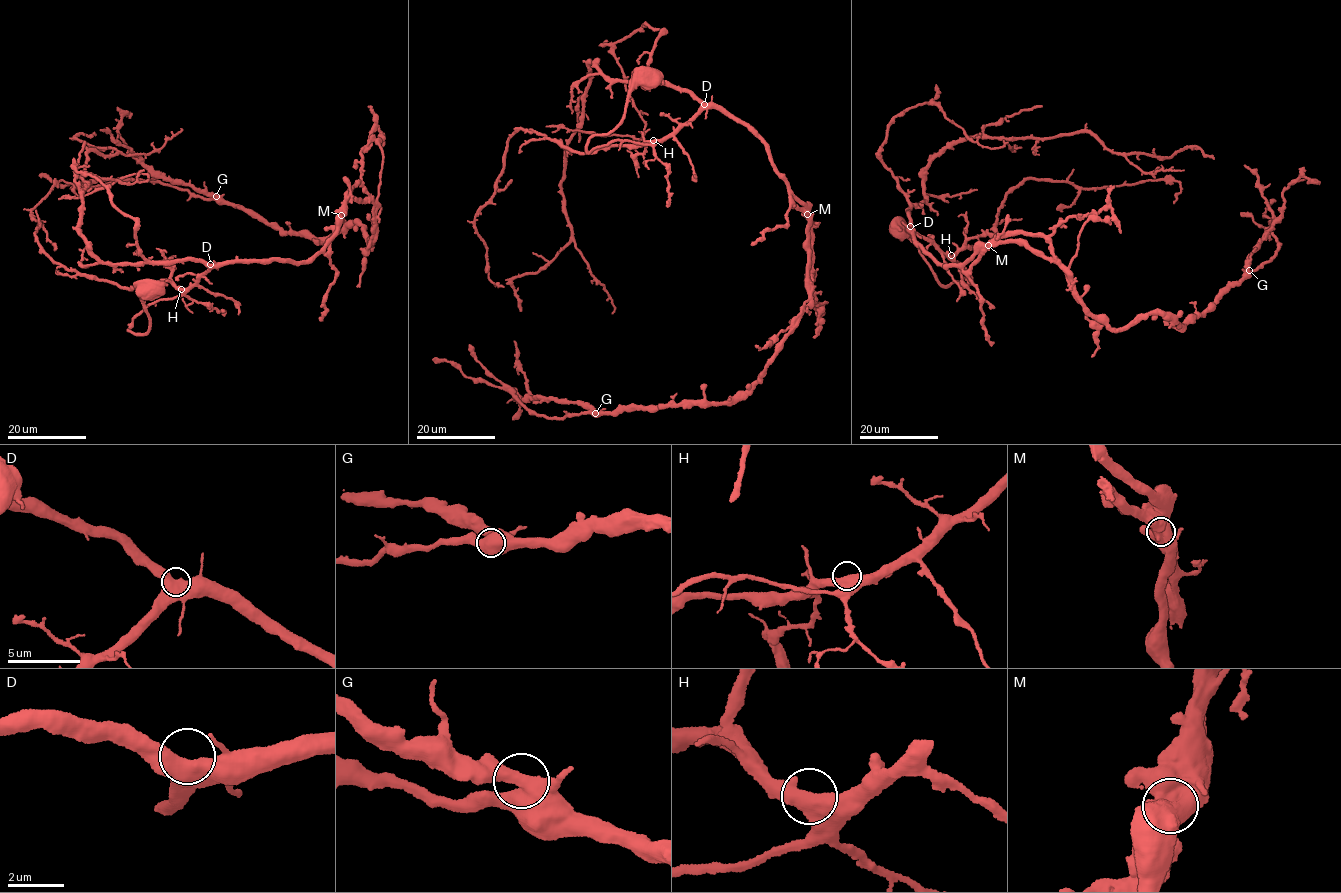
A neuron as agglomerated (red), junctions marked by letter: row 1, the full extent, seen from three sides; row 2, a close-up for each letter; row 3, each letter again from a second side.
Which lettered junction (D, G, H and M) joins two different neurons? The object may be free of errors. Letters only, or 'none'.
M

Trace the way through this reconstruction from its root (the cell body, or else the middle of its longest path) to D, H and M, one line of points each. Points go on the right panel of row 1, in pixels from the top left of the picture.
D: (897, 230), (918, 247), (937, 282), (971, 283), (957, 261), (910, 226)
H: (897, 230), (918, 247), (937, 282), (969, 284), (971, 277), (951, 255)
M: (897, 230), (918, 247), (945, 286), (969, 284), (972, 278), (910, 230), (948, 267), (988, 245)

